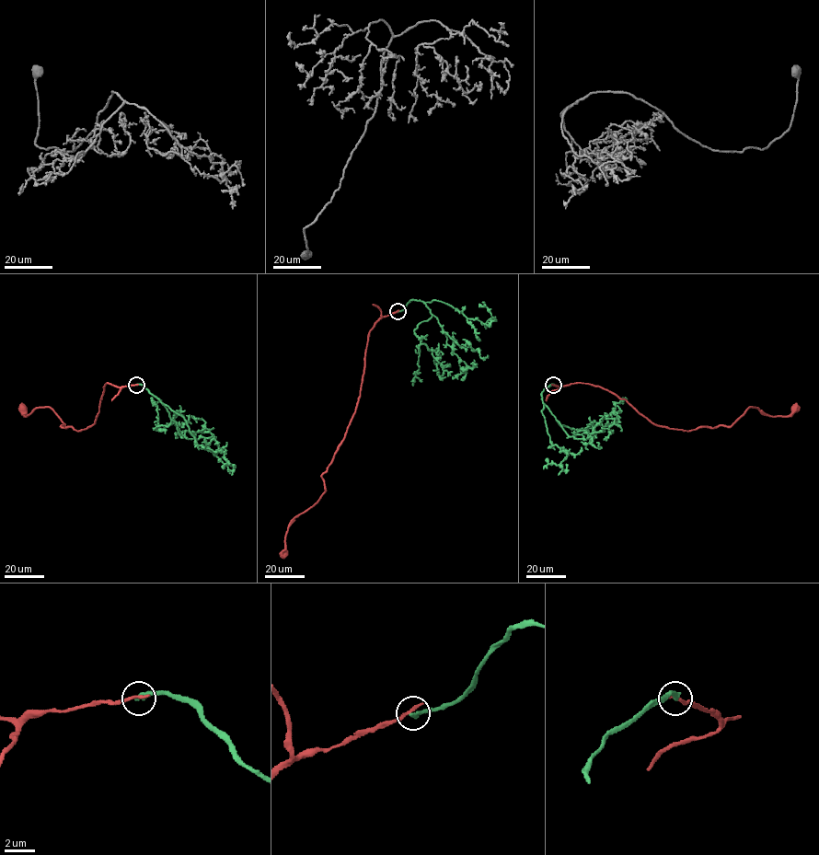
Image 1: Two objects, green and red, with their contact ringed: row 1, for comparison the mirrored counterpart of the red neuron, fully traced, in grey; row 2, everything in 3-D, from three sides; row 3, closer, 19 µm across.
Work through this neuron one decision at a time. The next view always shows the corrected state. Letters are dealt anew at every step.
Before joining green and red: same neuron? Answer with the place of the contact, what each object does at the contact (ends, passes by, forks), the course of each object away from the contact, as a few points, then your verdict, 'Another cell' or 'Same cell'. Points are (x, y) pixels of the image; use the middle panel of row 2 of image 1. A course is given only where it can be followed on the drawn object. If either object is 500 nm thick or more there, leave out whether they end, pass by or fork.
Place: (397, 311). At the ring green ends. At the ring red ends. Course of green: (397, 311), (403, 309), (412, 300), (441, 301), (485, 326), (491, 314), (485, 306), (478, 306). Course of red: (397, 311), (381, 317), (369, 333), (360, 396), (341, 443), (321, 475), (325, 492), (290, 523), (282, 555). Another cell

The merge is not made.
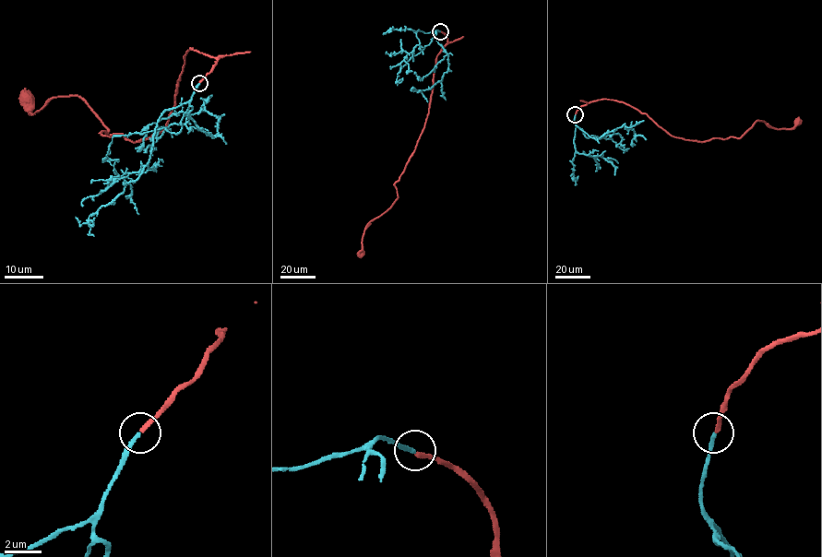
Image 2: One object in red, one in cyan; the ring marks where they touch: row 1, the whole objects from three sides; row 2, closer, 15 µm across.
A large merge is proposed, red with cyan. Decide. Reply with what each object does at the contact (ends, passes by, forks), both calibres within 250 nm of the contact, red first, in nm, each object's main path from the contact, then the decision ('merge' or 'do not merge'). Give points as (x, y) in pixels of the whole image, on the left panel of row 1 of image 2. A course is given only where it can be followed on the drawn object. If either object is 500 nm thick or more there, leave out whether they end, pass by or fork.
red ends there; cyan ends there; 220 nm thick on the red side, 200 nm on the other; red runs (199, 83), (217, 60), (189, 50), (166, 127), (139, 142), (103, 136), (77, 96), (29, 113), (24, 88); cyan runs (199, 83), (189, 116), (204, 132), (218, 132), (219, 120), (202, 105), (149, 124), (135, 148); merge

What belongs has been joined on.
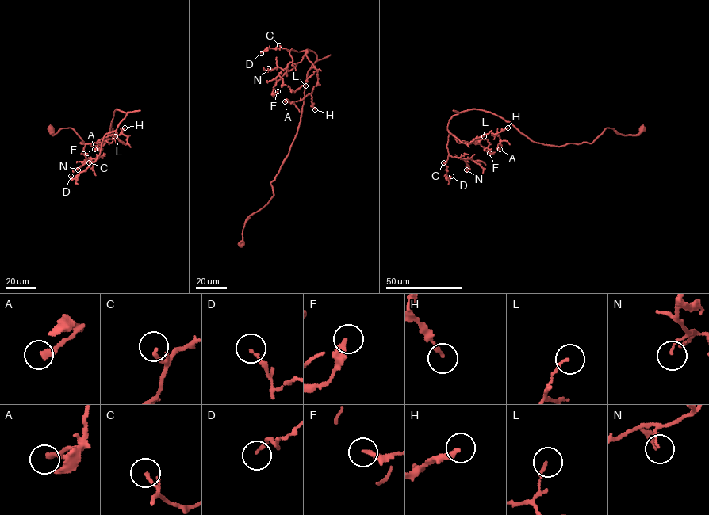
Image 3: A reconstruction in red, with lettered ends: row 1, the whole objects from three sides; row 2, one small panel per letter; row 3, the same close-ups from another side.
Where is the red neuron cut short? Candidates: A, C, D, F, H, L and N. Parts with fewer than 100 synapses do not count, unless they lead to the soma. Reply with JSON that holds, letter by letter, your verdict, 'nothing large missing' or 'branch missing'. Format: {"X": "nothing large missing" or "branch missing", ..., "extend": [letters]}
{"A": "nothing large missing", "C": "nothing large missing", "D": "nothing large missing", "F": "nothing large missing", "H": "nothing large missing", "L": "nothing large missing", "N": "nothing large missing", "extend": []}

